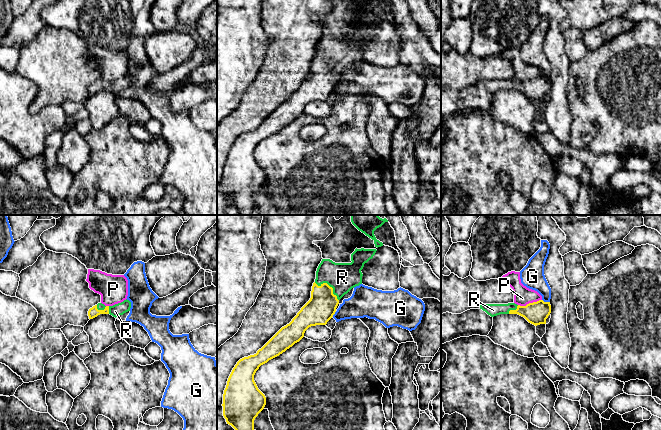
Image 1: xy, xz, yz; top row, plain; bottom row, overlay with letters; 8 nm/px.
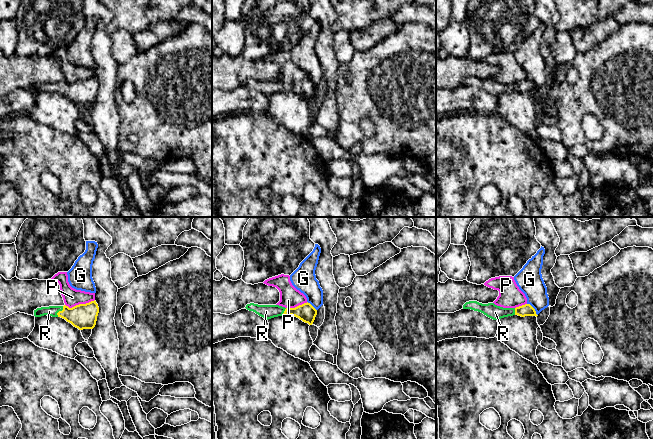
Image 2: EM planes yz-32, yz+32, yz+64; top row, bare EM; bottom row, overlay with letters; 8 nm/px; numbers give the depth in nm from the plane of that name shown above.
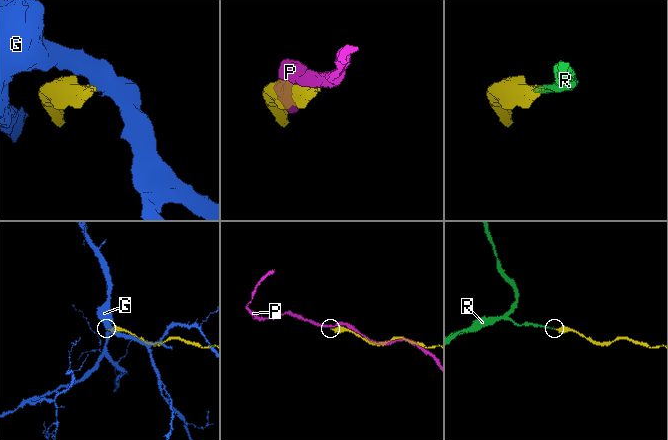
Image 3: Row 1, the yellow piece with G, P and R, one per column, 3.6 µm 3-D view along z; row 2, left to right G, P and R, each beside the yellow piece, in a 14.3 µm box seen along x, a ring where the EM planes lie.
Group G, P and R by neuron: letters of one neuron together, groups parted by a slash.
G / P / R

